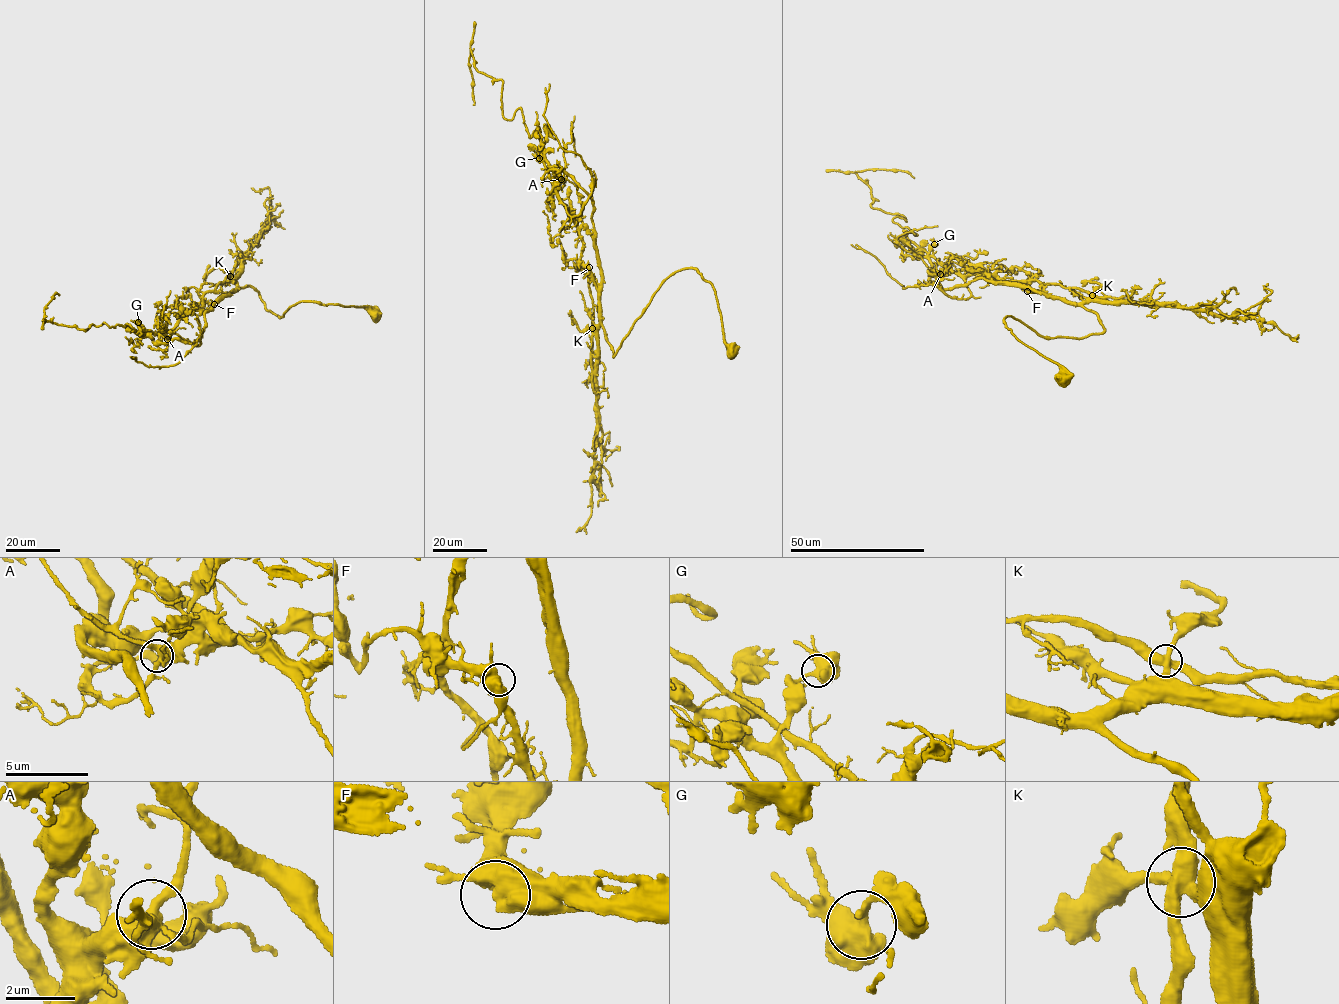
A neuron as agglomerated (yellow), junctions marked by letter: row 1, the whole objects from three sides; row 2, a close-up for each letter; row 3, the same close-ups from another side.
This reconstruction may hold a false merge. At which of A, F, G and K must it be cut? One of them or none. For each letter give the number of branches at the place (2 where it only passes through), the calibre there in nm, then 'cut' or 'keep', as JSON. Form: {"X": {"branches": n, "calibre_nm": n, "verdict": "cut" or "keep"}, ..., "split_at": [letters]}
{"A": {"branches": 4, "calibre_nm": 420, "verdict": "keep"}, "F": {"branches": 3, "calibre_nm": 460, "verdict": "keep"}, "G": {"branches": 4, "calibre_nm": 500, "verdict": "keep"}, "K": {"branches": 4, "calibre_nm": 460, "verdict": "cut"}, "split_at": ["K"]}

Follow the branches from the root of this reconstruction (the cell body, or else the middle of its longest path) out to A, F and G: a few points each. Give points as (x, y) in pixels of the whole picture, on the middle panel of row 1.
A: (732, 351), (712, 285), (685, 268), (613, 356), (561, 179)
F: (732, 351), (724, 341), (712, 285), (696, 269), (685, 268), (662, 283), (613, 356), (589, 267)
G: (732, 351), (712, 285), (685, 268), (662, 283), (613, 356), (598, 290), (581, 263), (582, 238), (539, 158)

